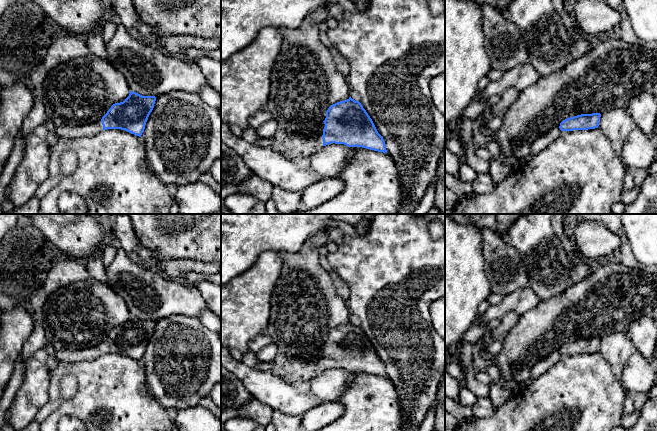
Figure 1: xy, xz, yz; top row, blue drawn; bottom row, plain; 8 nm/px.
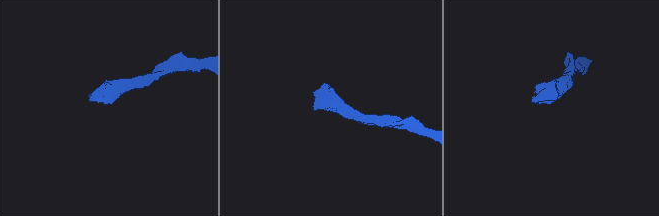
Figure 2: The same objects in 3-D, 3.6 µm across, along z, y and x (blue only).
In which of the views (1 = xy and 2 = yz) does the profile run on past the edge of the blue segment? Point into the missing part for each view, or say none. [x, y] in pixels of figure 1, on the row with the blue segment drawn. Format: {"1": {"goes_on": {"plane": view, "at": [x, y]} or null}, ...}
{"1": {"goes_on": {"plane": "xy", "at": [95, 128]}}, "2": {"goes_on": null}}

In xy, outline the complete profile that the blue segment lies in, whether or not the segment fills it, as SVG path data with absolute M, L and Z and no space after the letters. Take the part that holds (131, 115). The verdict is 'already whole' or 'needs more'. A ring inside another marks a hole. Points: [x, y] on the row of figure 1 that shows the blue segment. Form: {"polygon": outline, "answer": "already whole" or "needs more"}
{"polygon": "M130 91L129 96L123 102L113 104L101 120L82 126L58 127L54 133L58 136L89 137L103 130L121 129L141 137L155 101L155 96L142 96Z", "answer": "needs more"}

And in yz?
{"polygon": "M600 113L577 115L563 120L559 128L561 131L595 129L599 126L600 117Z", "answer": "already whole"}

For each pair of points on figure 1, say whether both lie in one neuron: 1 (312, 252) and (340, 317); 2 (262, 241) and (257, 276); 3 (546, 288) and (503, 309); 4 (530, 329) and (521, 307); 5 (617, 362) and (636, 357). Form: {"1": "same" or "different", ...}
{"1": "same", "2": "different", "3": "different", "4": "different", "5": "different"}

